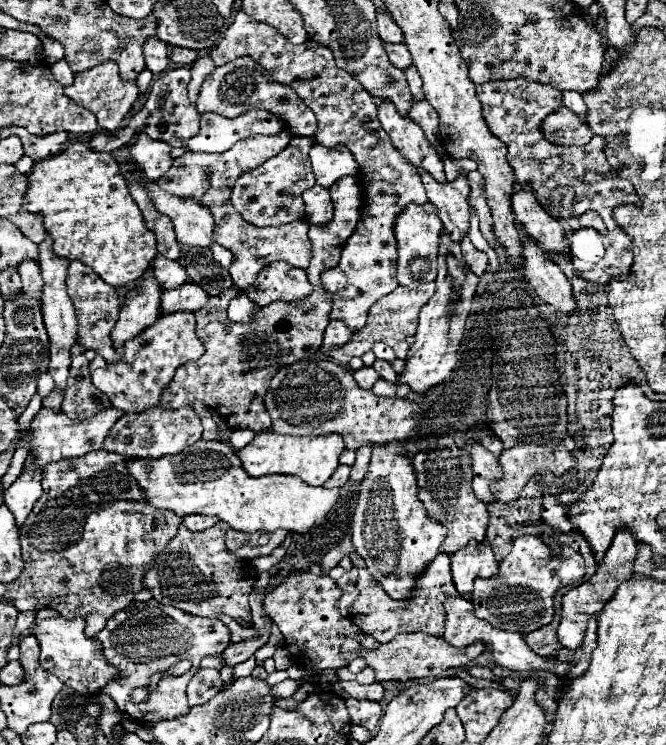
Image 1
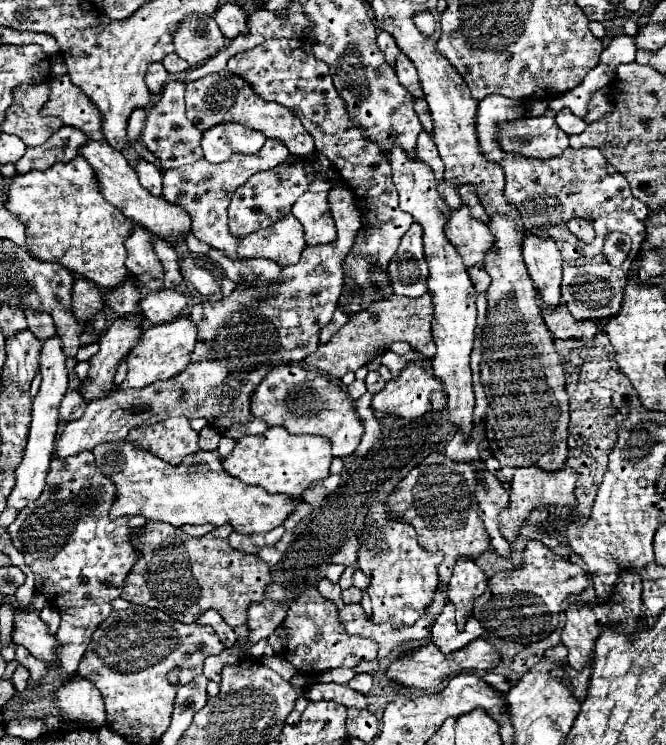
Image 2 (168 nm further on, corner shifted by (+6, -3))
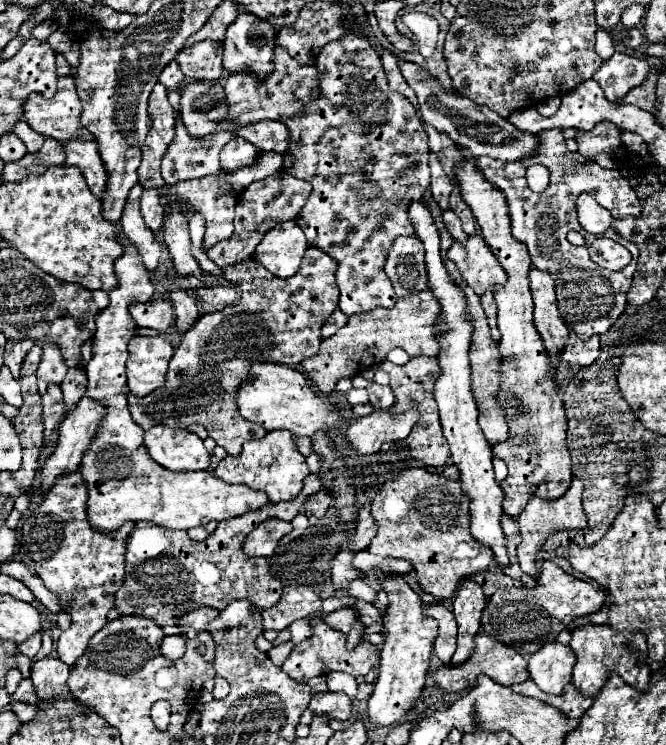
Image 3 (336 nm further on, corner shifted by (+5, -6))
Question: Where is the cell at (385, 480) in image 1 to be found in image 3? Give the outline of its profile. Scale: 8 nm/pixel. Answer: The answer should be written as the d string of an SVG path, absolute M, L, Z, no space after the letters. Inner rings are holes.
M384 573L380 579L382 589L388 595L388 607L382 611L382 627L386 635L386 643L380 651L380 671L376 679L376 689L368 699L368 717L370 729L380 725L392 725L402 719L402 715L414 705L424 687L424 677L428 671L428 659L438 635L436 619L424 615L424 607L428 607L420 593L416 593L404 579L402 573Z

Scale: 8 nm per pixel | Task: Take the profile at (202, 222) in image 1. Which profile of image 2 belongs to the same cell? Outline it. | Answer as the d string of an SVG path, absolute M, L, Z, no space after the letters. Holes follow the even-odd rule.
M89 140L87 144L81 146L79 154L91 164L97 180L99 180L99 190L103 192L103 198L113 204L115 208L119 208L123 212L125 218L133 220L135 224L141 224L145 228L149 228L153 234L165 238L165 236L179 236L179 234L187 234L191 230L191 218L175 204L167 202L165 198L157 198L151 196L137 180L137 172L129 166L129 162L123 158L121 152L113 150L109 144L105 144L105 140Z

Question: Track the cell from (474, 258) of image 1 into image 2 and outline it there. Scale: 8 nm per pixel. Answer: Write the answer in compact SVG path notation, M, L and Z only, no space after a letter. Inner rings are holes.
M477 264L477 268L471 268L469 276L471 276L471 282L473 282L477 294L483 294L489 288L489 276L485 274L483 264Z

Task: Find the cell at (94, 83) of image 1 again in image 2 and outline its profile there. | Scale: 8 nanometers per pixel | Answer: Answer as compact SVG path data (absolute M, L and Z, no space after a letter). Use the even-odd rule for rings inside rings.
M63 74L59 78L49 78L47 84L51 92L41 116L57 116L65 126L79 128L91 140L103 140L101 116L95 104L91 104L91 100L87 100L87 96L83 96L83 92L71 84L69 76Z

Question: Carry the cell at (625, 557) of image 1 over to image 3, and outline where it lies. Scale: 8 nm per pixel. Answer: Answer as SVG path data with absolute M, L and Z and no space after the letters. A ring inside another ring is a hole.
M580 625L572 631L570 647L576 655L574 665L574 679L572 683L586 695L596 695L600 687L604 685L610 671L616 671L620 677L624 677L630 685L644 691L648 685L650 669L646 665L646 639L642 631L624 631L618 633L610 625Z

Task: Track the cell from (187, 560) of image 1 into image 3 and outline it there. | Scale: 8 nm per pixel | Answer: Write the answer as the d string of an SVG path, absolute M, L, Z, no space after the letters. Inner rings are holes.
M300 495L294 501L284 501L284 503L274 503L272 507L262 507L256 513L246 513L242 517L234 517L228 521L220 521L216 531L204 539L204 541L192 541L186 531L172 531L166 527L160 527L152 521L138 521L134 525L134 529L128 535L128 551L126 551L126 575L124 575L124 583L116 593L116 609L122 615L142 615L142 617L150 617L154 619L166 635L180 635L182 627L178 625L178 619L194 609L200 607L214 607L218 611L222 611L228 603L236 601L236 599L248 599L248 603L252 603L252 607L256 607L256 611L264 611L270 609L278 603L280 595L282 595L282 583L278 579L274 579L270 575L270 563L266 557L246 557L242 551L242 541L244 537L264 519L270 517L278 517L278 519L286 519L292 521L300 507L304 503L304 497Z

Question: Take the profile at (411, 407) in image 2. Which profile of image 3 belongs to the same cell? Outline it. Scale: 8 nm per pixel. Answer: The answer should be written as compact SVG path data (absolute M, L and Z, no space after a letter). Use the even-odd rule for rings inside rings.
M410 407L408 411L402 413L394 413L392 409L374 409L370 415L356 419L348 427L346 437L356 453L368 455L380 451L380 445L384 441L406 439L416 421L418 421L416 407Z

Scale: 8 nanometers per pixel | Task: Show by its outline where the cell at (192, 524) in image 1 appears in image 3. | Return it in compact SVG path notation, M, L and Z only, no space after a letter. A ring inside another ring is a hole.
M210 521L210 523L206 523L206 525L200 525L200 527L196 527L196 529L190 529L188 531L188 535L190 535L190 539L194 539L194 541L202 541L202 539L206 539L214 529L216 529L216 521Z

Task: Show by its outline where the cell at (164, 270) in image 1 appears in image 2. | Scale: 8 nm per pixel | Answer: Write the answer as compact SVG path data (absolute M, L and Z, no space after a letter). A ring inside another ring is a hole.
M135 224L129 238L125 240L125 248L127 248L125 266L147 288L161 290L163 288L163 268L153 250L153 242L155 238L151 238L151 232Z

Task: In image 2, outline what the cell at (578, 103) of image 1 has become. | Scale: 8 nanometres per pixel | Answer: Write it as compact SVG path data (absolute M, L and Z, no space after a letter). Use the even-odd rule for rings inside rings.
M567 108L565 110L561 110L557 116L555 116L555 122L557 122L557 126L565 132L565 134L581 134L585 128L587 128L587 124L585 124L585 120L583 118L577 118L575 114L571 114L571 112L567 112Z

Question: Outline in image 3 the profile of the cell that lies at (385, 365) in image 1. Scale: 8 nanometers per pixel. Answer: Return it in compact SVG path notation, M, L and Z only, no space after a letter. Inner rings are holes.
M374 381L368 383L368 393L370 393L370 405L376 409L386 409L394 403L394 395L392 389L388 385L378 385Z

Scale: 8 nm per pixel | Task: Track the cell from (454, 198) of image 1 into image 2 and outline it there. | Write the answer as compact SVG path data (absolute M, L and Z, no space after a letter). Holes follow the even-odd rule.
M467 206L451 214L451 220L445 228L445 236L461 254L465 268L483 264L487 252L491 252L495 244L495 236L491 234L489 226L475 222Z

